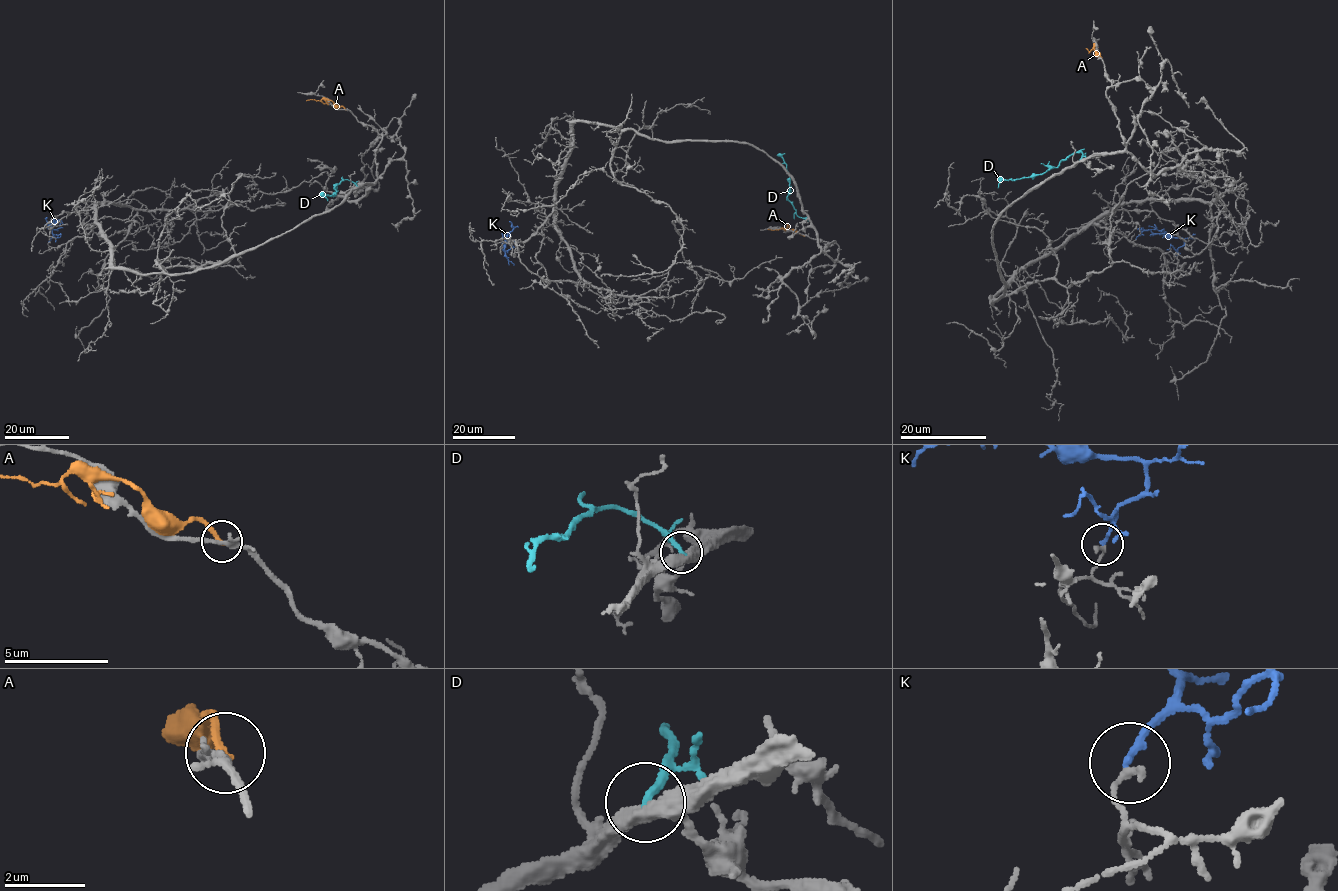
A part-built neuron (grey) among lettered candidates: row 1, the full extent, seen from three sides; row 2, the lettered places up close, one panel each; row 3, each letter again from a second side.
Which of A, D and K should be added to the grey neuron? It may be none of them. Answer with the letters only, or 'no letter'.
no letter

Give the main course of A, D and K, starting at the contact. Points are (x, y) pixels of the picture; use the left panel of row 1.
A: (346, 109), (330, 100), (306, 101)
D: (357, 186), (343, 180), (335, 185), (334, 195), (325, 195), (327, 201)
K: (49, 241), (53, 235), (50, 224), (55, 221), (52, 227)

